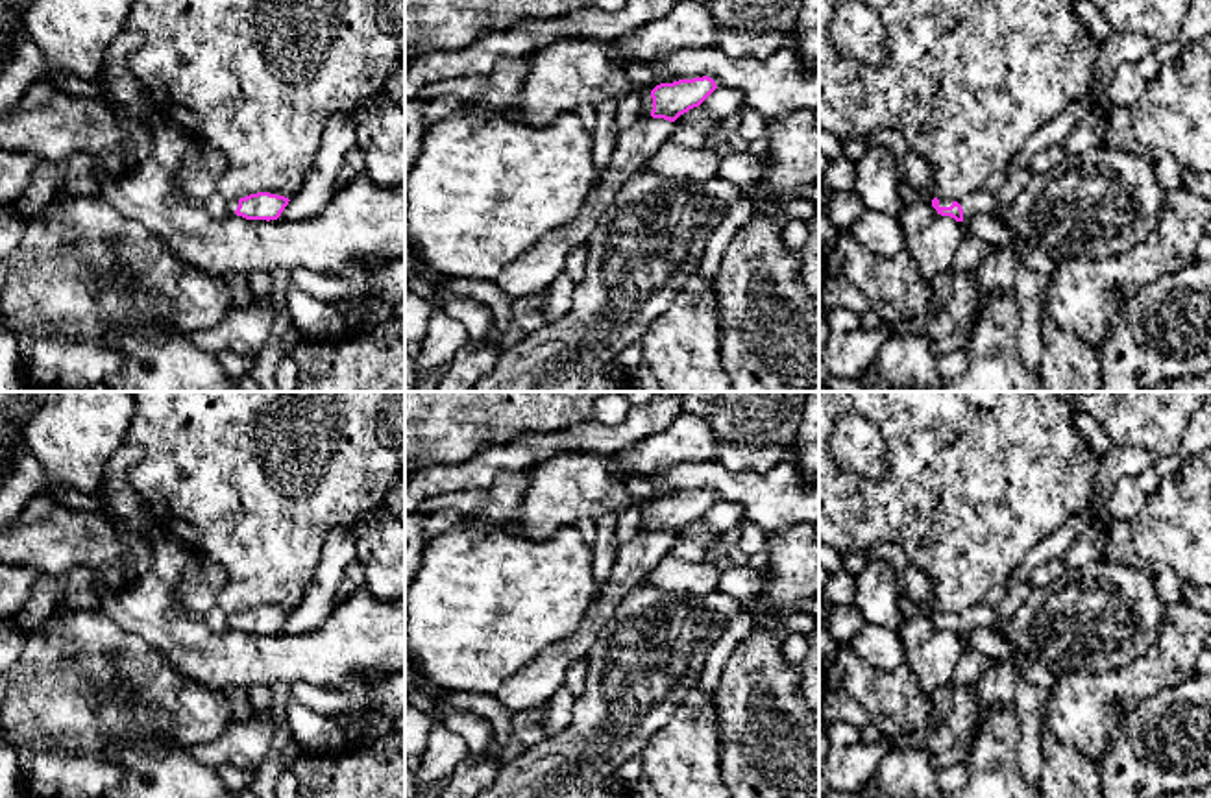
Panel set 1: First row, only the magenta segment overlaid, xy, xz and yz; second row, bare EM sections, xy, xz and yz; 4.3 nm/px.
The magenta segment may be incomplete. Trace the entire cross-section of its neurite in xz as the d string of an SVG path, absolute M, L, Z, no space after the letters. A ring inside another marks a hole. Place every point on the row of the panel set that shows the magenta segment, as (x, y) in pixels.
M703 76L660 83L642 92L640 120L619 131L616 153L579 216L544 235L529 251L507 264L495 279L497 286L512 299L544 292L564 272L568 255L586 248L599 216L627 179L669 140L677 127L675 120L699 107L716 89L716 81Z

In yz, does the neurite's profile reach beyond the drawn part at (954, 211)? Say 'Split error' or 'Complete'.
Split error

